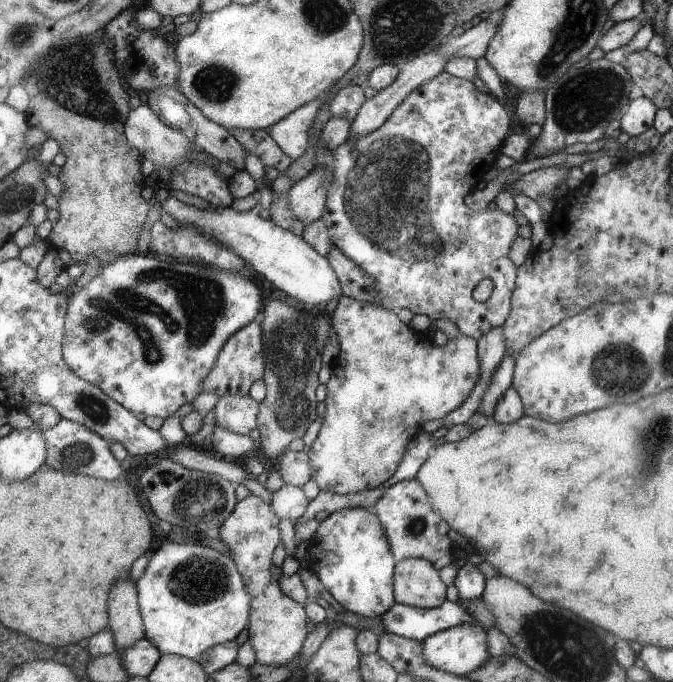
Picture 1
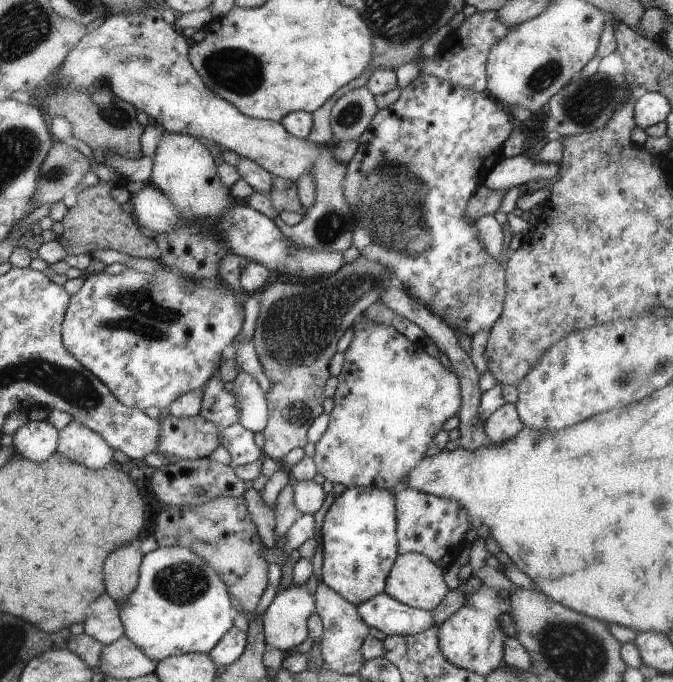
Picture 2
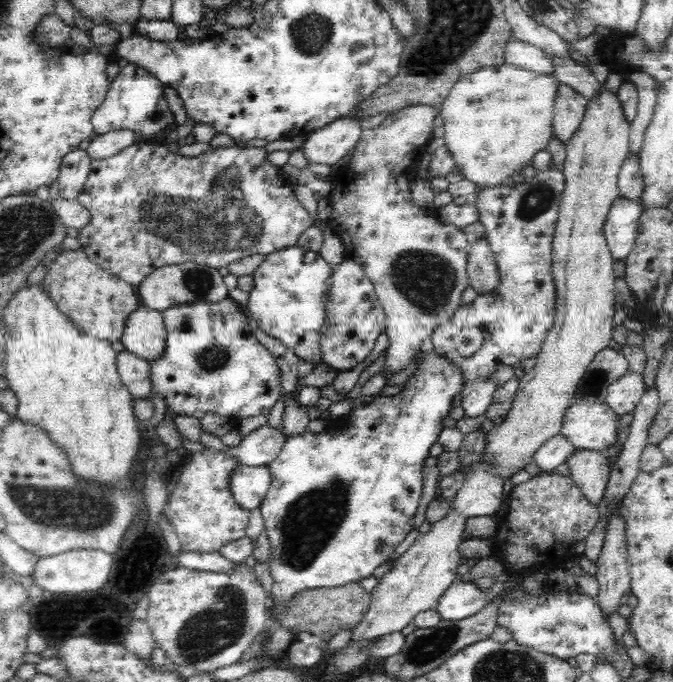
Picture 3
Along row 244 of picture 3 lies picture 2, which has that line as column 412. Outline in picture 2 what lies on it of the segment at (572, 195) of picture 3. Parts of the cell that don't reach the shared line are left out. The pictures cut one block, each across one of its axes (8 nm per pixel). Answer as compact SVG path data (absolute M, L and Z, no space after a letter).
M403 553L397 554L396 560L388 572L384 593L411 608L430 611L443 600L447 594L447 586L443 582L441 570L433 564L429 557L423 556L421 553Z

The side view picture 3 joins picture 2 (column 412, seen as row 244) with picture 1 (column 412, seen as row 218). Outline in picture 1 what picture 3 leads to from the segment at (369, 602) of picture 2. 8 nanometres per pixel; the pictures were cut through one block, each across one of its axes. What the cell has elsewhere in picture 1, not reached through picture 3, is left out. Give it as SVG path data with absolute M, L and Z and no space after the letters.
M450 601L430 609L394 602L379 618L387 633L416 641L425 640L434 632L461 623L479 625L460 604Z

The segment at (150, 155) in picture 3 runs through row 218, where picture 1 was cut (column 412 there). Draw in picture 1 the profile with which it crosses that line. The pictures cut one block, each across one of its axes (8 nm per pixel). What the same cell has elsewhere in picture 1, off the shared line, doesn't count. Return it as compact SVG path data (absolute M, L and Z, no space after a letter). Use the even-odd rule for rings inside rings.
M441 71L437 76L425 80L425 82L416 86L411 92L408 92L393 109L393 112L390 112L390 115L373 132L363 135L358 139L347 138L343 144L337 145L337 148L329 151L320 142L320 134L317 137L313 137L308 132L307 147L316 150L314 154L314 166L329 167L333 171L333 178L326 190L324 209L320 219L328 228L332 246L340 250L344 257L347 257L359 268L362 268L363 272L371 276L372 281L376 284L375 287L380 292L377 296L378 300L373 303L374 305L379 305L381 308L395 313L399 310L407 310L413 314L425 314L432 322L438 318L450 320L462 335L473 337L475 340L479 339L486 332L500 327L505 322L511 310L512 292L516 282L516 266L507 256L512 240L517 237L518 225L513 218L515 210L510 214L505 214L500 209L474 211L469 210L463 204L463 196L469 192L469 188L473 188L473 184L481 181L489 166L494 164L494 160L499 154L497 148L503 142L505 132L509 132L509 116L507 116L505 108L495 98L489 100L489 96L485 98L485 102L479 102L477 100L477 90L475 90L475 86L471 82L451 76L445 71ZM482 278L489 278L492 282L492 292L484 303L474 301L471 297L471 290L475 288L477 282Z

